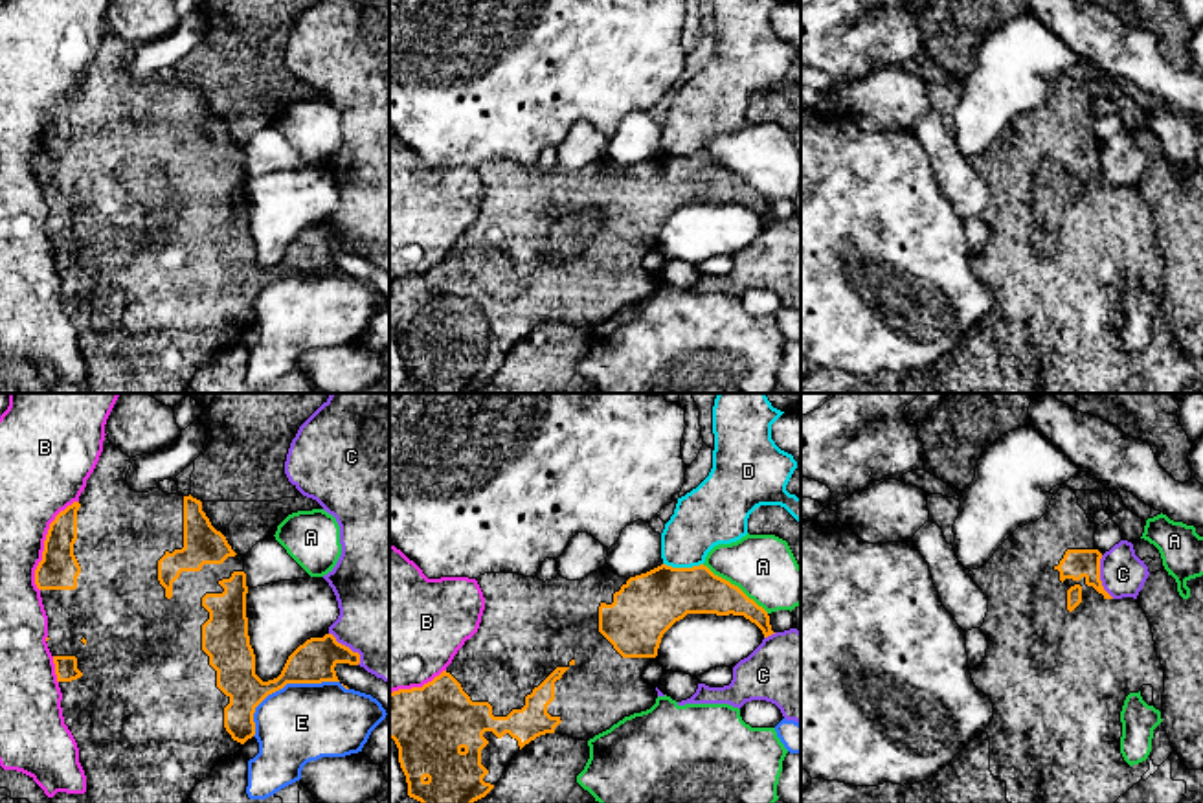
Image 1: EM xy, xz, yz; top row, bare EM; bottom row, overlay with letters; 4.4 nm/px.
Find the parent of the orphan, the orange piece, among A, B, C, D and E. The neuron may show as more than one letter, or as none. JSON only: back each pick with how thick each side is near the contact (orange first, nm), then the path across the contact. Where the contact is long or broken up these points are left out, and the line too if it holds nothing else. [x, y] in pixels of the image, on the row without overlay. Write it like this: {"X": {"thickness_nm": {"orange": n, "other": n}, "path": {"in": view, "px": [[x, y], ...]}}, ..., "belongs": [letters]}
{"belongs": []}

